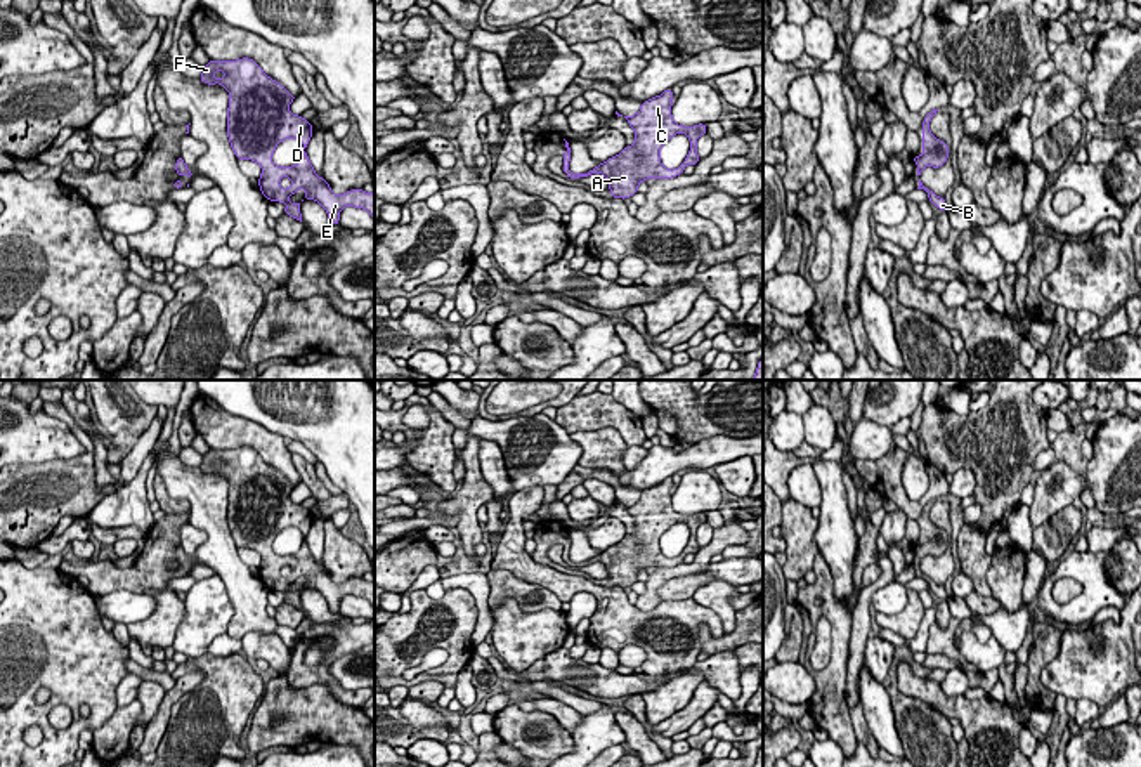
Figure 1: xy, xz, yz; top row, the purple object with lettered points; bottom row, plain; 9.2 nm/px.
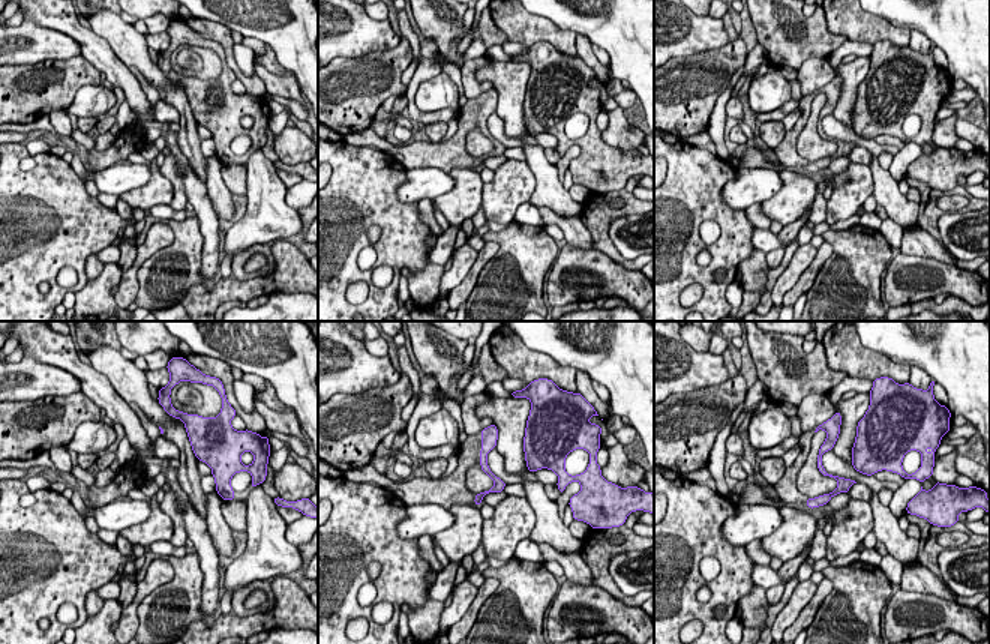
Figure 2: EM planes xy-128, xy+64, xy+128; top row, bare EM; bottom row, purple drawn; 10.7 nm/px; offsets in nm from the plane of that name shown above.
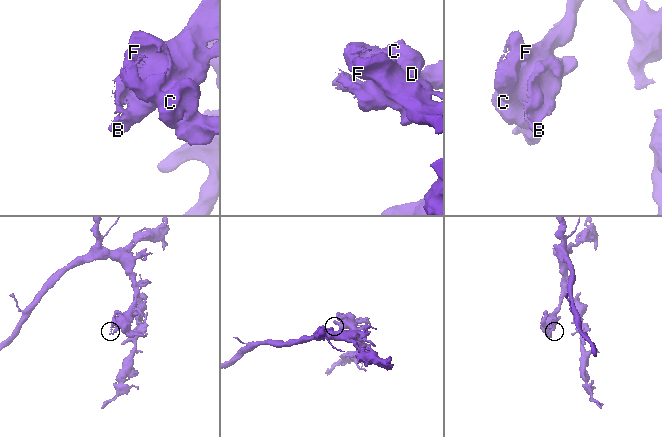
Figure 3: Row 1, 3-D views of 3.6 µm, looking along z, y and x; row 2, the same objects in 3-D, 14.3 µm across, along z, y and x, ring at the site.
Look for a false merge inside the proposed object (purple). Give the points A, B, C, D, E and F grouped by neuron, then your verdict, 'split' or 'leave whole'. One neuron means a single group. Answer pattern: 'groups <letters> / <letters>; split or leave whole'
groups A B C D E F; leave whole

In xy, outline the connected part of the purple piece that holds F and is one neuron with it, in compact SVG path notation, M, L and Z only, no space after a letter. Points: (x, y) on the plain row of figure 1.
M250 446L236 449L210 449L199 469L222 474L229 481L227 526L238 548L260 554L258 574L269 590L284 592L284 602L302 611L303 588L317 590L331 613L338 614L345 595L362 597L375 607L375 581L350 578L335 583L319 566L303 540L291 555L277 555L272 543L279 531L298 528L303 538L312 526L312 512L290 500L297 488L281 472L264 462Z

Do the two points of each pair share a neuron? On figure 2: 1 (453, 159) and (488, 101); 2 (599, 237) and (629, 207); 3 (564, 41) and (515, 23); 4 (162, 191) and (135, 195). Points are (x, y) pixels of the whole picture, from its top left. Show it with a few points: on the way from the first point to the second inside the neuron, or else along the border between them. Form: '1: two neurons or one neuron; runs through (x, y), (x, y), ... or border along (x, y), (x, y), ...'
1: one neuron; runs through (456, 144), (473, 116)
2: one neuron; runs through (599, 227), (612, 213), (618, 213)
3: one neuron; runs through (552, 33), (542, 29), (527, 29)
4: one neuron; runs through (156, 191), (141, 195)

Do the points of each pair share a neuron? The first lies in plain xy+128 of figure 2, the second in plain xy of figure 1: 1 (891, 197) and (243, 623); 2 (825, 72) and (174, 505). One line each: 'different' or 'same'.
1: same
2: same

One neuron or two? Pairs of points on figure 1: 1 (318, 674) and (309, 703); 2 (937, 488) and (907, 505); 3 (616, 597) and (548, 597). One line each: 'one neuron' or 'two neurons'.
1: two neurons
2: one neuron
3: two neurons

